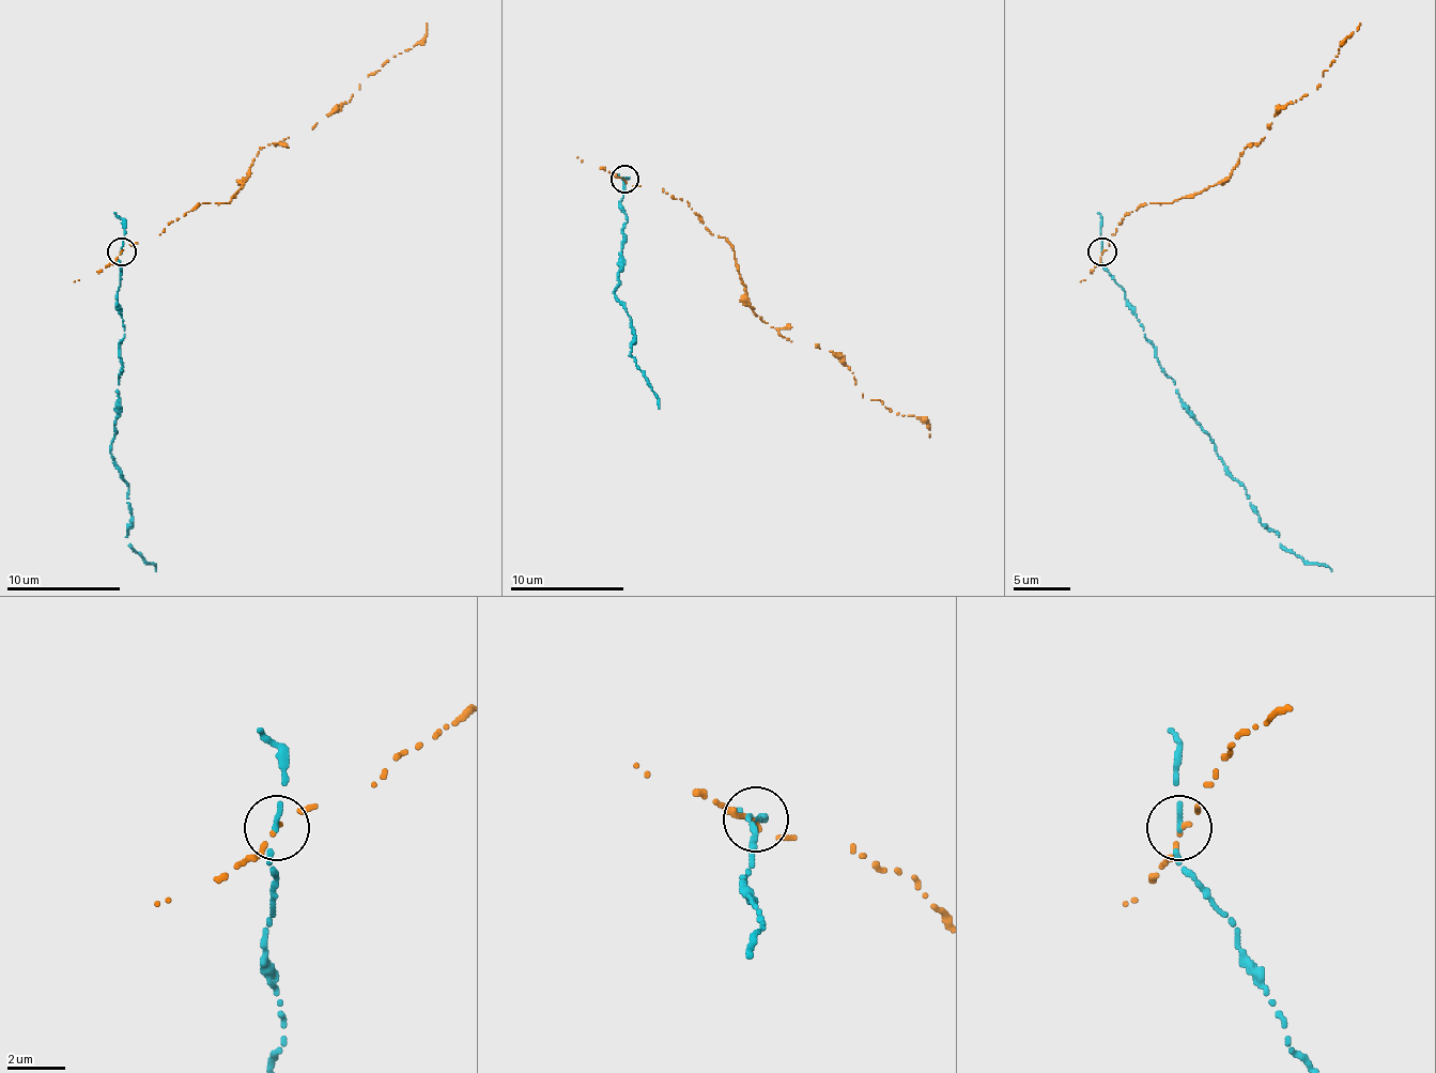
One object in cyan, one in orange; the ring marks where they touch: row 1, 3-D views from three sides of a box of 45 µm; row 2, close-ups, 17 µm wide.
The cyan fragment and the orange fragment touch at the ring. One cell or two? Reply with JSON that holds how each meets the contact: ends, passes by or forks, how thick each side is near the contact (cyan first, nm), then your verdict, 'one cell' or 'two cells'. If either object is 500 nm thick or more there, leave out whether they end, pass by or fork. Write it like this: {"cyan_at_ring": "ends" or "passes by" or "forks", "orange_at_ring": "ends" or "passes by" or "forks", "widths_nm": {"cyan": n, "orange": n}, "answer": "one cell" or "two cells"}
{"cyan_at_ring": "passes by", "orange_at_ring": "passes by", "widths_nm": {"cyan": 130, "orange": 110}, "answer": "two cells"}

